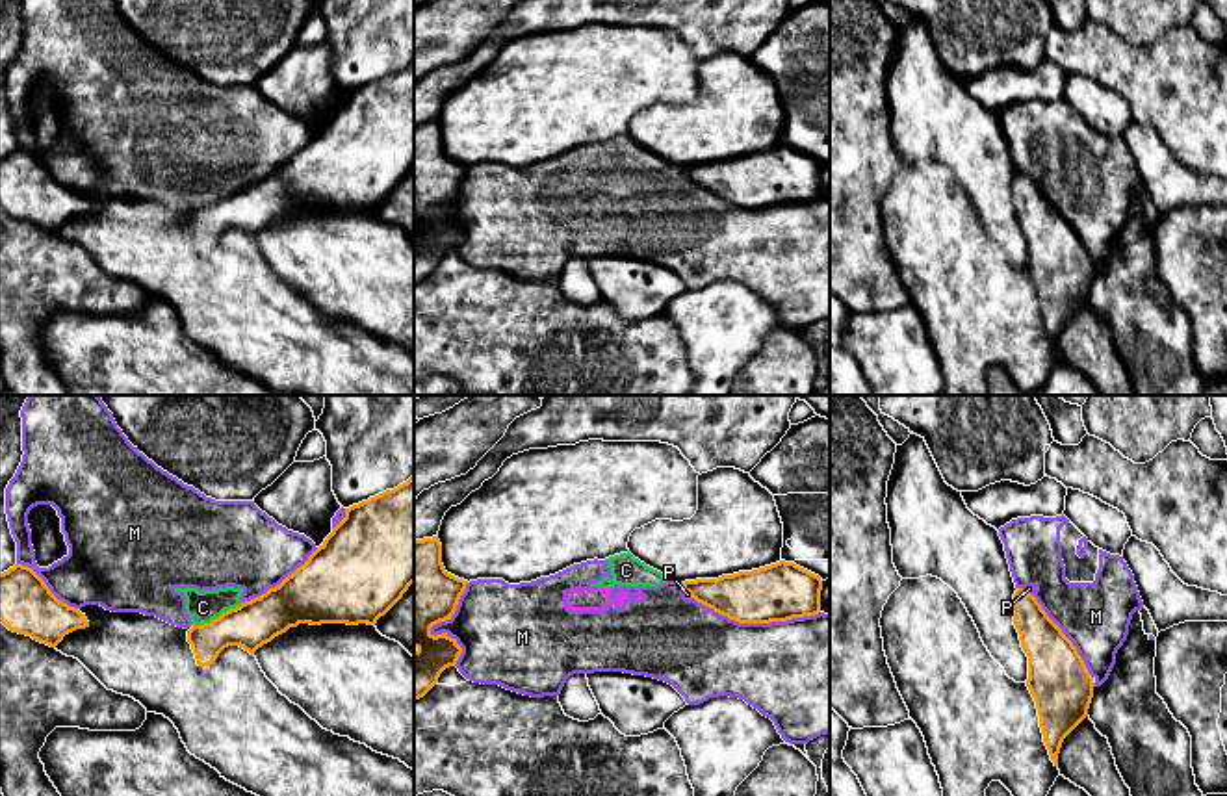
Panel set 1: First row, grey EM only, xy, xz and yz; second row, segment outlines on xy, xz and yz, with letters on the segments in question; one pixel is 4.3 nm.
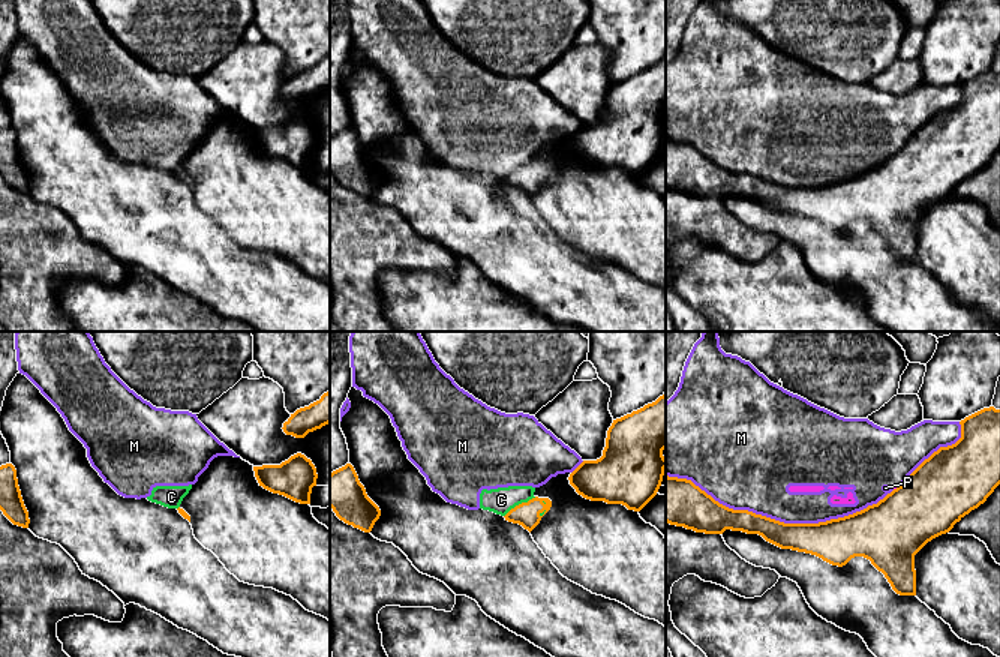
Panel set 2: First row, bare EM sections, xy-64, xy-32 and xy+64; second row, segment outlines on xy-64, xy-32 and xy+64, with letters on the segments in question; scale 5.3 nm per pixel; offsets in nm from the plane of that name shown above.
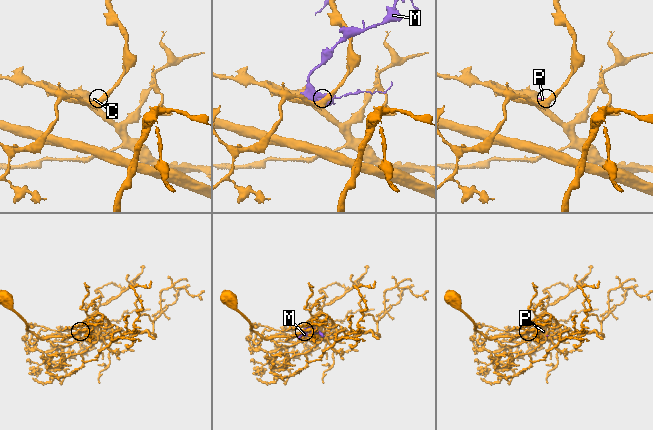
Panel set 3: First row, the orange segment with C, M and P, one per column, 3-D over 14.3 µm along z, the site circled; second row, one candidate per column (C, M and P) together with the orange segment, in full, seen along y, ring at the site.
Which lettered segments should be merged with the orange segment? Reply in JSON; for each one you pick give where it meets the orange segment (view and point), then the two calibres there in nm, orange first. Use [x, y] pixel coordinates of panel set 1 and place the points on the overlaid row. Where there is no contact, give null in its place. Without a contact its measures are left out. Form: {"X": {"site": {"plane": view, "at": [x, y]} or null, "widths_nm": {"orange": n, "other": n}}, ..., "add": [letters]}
{"add": []}

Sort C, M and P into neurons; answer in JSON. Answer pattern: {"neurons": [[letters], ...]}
{"neurons": [["C", "M", "P"]]}

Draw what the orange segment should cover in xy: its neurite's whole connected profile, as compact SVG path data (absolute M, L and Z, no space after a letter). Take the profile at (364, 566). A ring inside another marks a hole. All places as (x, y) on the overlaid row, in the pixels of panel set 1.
M414 475L394 490L345 508L345 518L325 542L278 586L223 612L210 623L193 625L187 642L199 666L210 666L228 646L251 655L299 623L375 625L414 583Z

